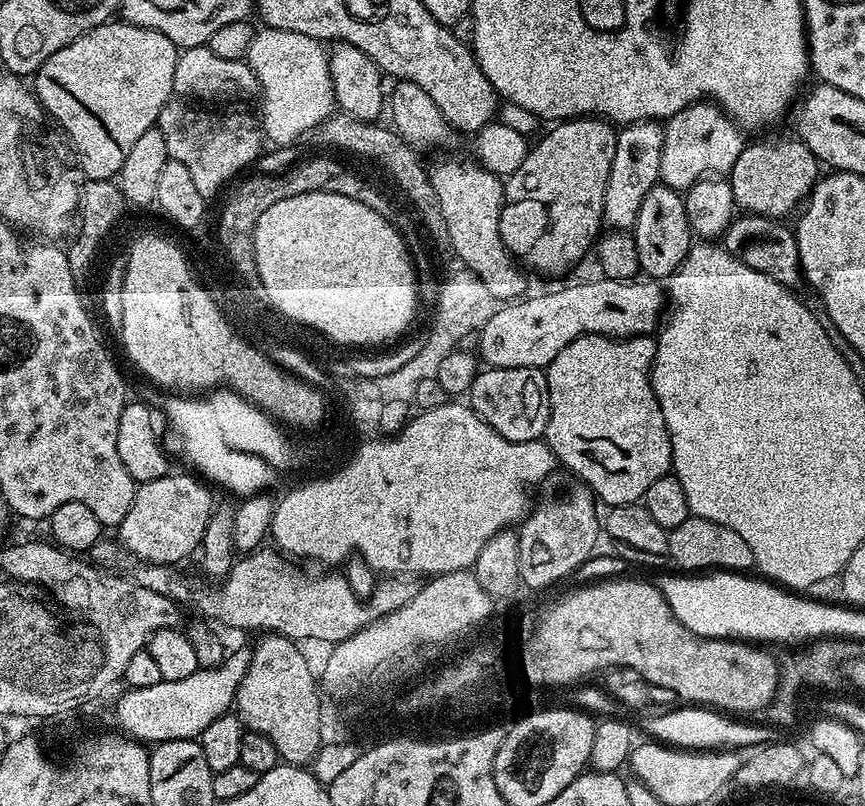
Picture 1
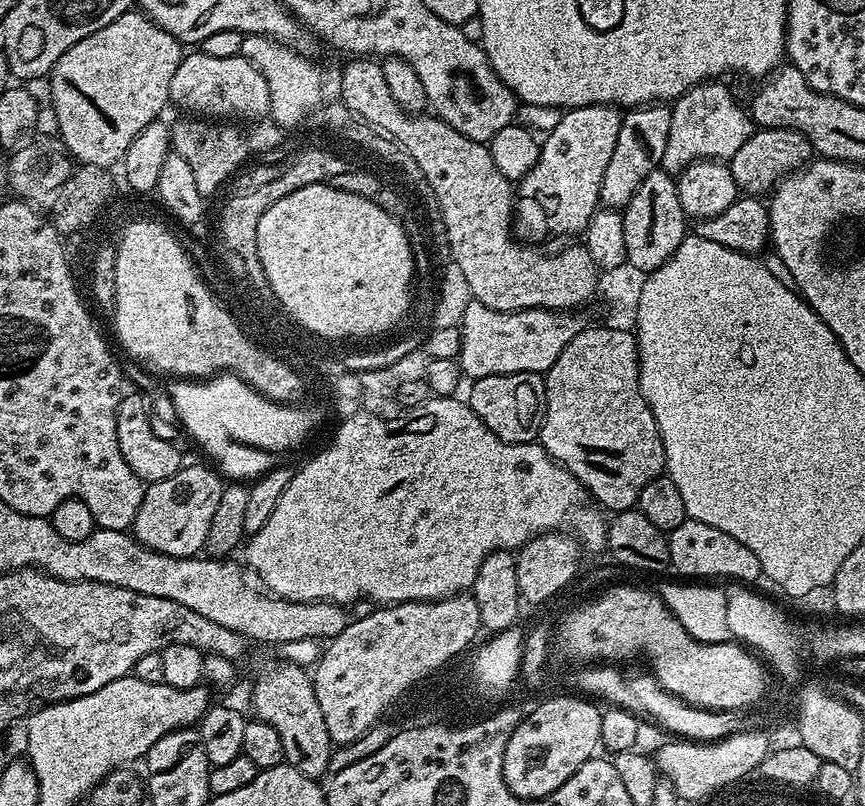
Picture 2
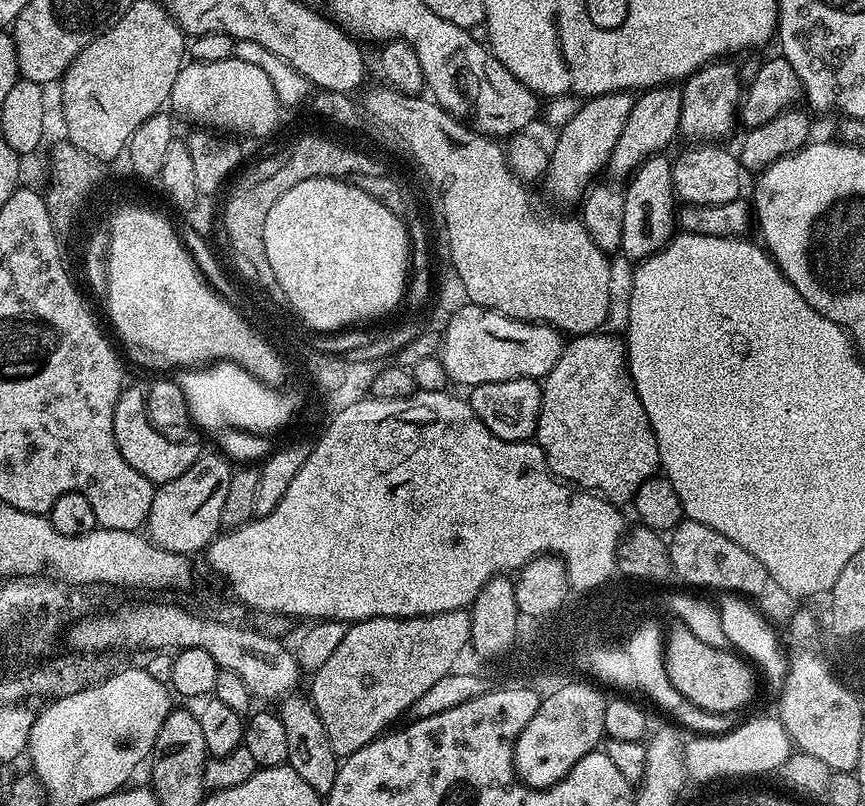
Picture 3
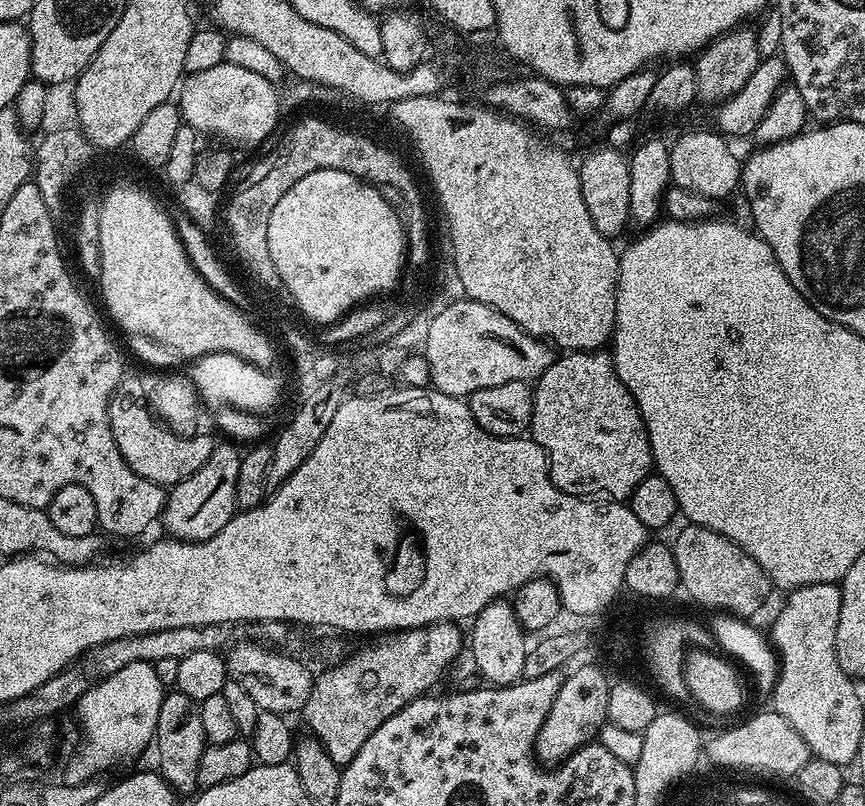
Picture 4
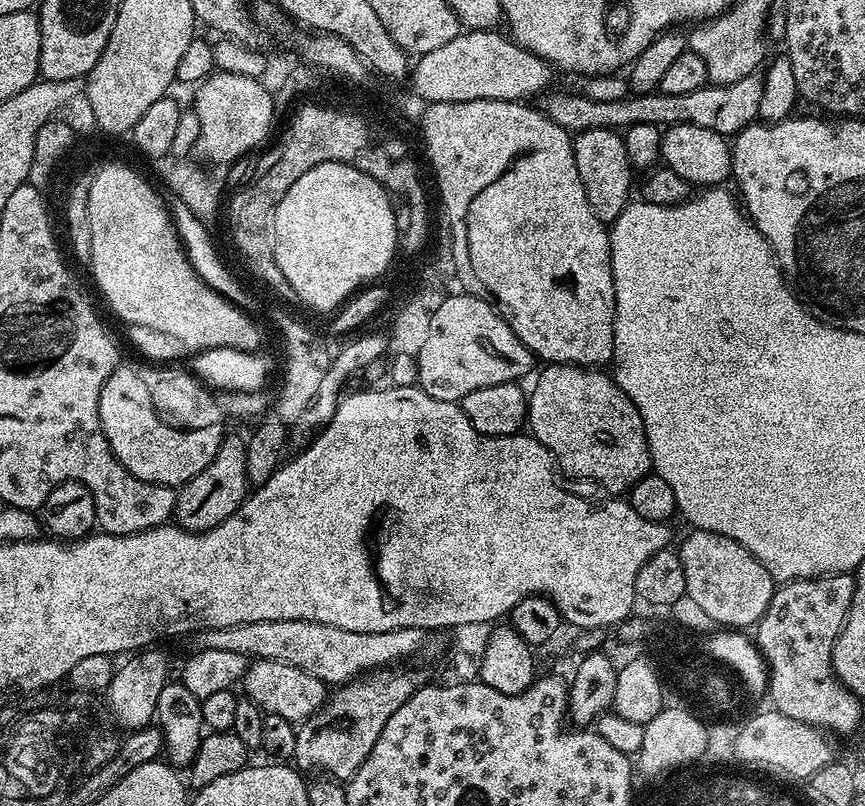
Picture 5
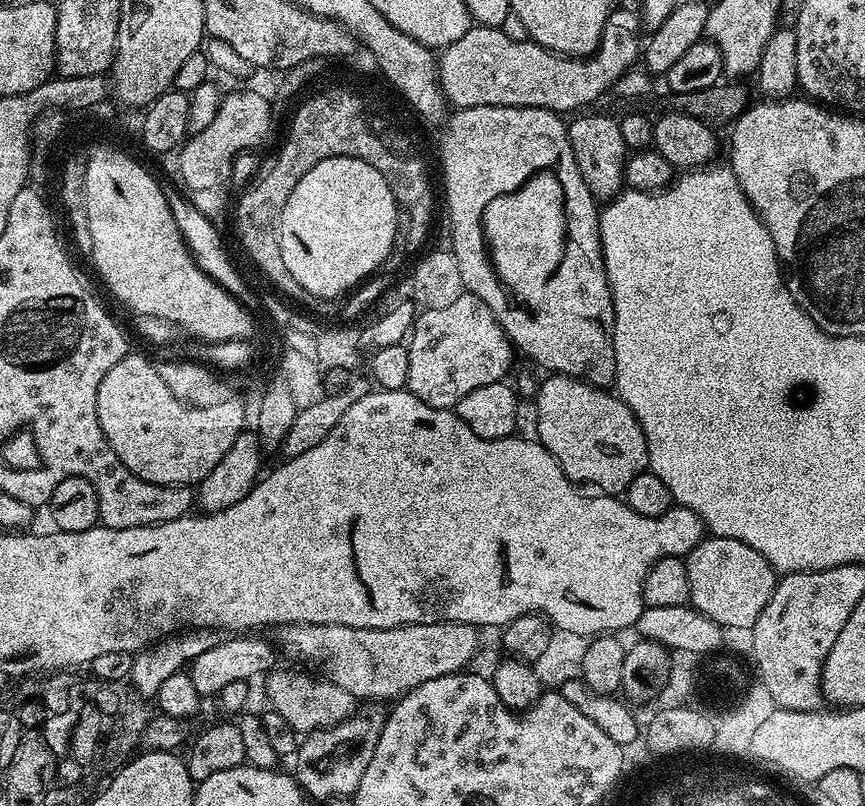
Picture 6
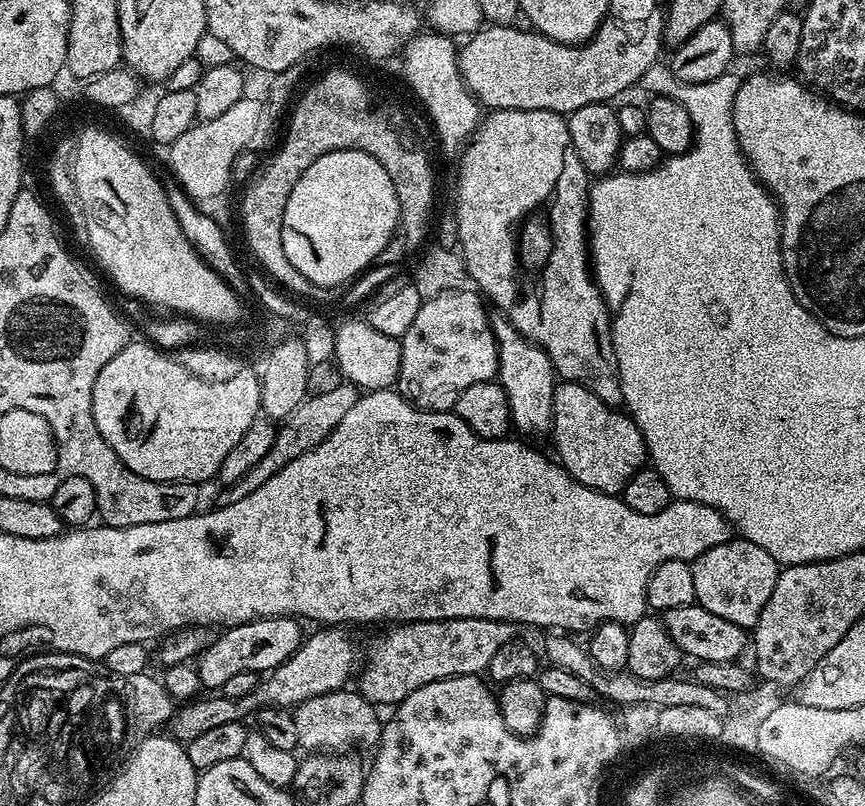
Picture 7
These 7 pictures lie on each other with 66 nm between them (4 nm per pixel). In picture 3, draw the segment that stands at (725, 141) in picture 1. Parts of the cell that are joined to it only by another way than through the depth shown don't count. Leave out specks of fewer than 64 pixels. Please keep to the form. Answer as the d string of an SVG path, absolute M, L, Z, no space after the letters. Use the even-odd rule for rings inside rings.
M721 58L704 68L697 68L694 75L682 84L682 118L679 135L689 136L692 142L716 142L719 136L728 136L738 124L738 109L742 99L742 80L736 68Z

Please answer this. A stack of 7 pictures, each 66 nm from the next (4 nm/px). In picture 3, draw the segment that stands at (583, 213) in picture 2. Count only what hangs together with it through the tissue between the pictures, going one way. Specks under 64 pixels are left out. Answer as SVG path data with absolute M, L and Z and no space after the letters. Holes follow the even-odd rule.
M628 90L594 96L581 103L574 118L563 121L561 128L564 129L557 134L556 145L551 145L548 170L542 180L554 199L579 201L599 177L596 175L605 171L614 142L618 142L618 137L622 135L635 101L636 96Z

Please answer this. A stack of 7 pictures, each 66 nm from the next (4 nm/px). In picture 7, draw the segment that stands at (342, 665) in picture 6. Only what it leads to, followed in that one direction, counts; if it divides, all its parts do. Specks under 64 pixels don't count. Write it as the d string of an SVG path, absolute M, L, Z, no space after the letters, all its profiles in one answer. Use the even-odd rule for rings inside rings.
M454 618L453 620L418 620L404 622L392 626L385 636L380 636L372 644L368 652L368 661L363 661L358 672L358 691L374 706L401 704L418 686L426 686L426 682L438 682L451 676L475 676L483 673L489 662L506 646L506 642L517 639L517 625L507 620L483 620L482 618Z

